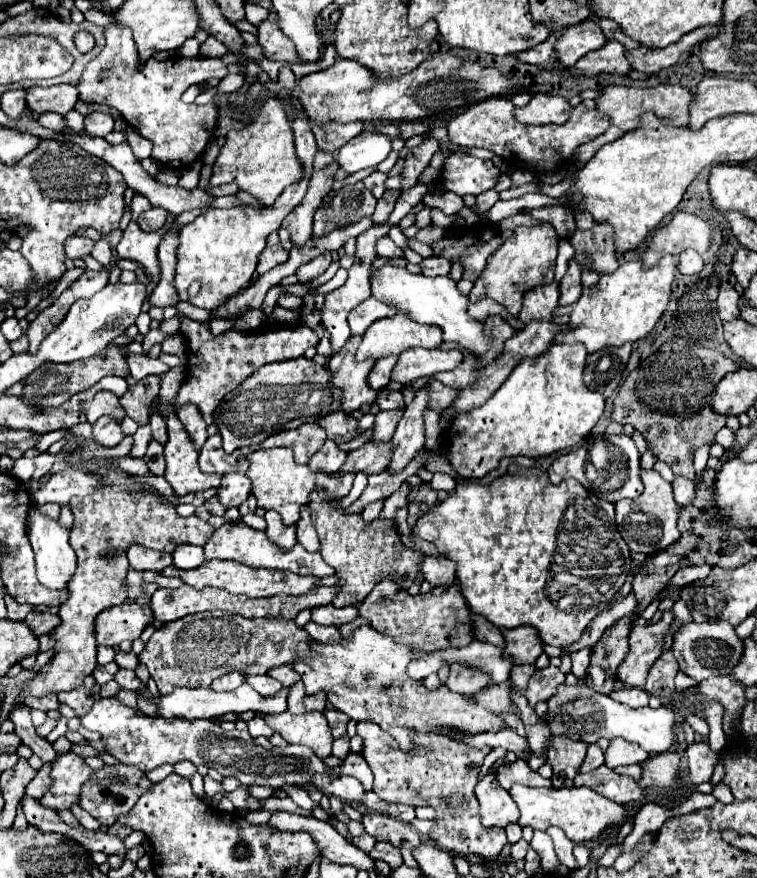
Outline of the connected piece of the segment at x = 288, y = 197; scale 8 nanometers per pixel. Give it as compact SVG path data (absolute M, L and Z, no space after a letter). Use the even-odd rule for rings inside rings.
M292 103L292 113L294 113L294 121L292 121L294 143L296 143L296 153L304 165L304 179L294 187L288 187L280 195L280 199L270 207L254 209L250 205L238 205L232 209L208 209L200 213L192 223L184 225L180 231L180 245L176 255L178 263L176 263L176 279L174 279L180 301L188 301L196 307L214 311L228 297L244 289L250 283L252 273L256 271L258 255L266 247L268 235L280 229L282 219L302 201L312 173L316 141L310 131L310 121L300 103Z

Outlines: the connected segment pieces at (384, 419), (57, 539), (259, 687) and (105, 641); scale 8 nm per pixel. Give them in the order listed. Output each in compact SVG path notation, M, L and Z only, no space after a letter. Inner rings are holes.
M392 409L392 411L380 411L376 415L374 423L374 441L388 441L392 439L398 421L402 419L404 411L402 409Z
M30 509L30 515L26 519L26 531L30 537L32 549L36 553L36 567L38 567L40 583L44 583L48 589L64 589L76 569L76 555L68 543L70 529L64 527L58 519L52 519L40 513L38 509Z
M248 675L246 681L264 697L276 695L282 689L282 685L276 679L272 679L270 675Z
M134 601L110 607L96 617L96 641L98 645L118 647L122 641L134 641L154 621L150 605L138 607Z

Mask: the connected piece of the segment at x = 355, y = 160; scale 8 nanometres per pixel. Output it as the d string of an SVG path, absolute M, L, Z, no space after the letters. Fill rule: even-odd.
M362 131L338 151L340 167L346 173L376 167L392 151L392 139L380 131Z

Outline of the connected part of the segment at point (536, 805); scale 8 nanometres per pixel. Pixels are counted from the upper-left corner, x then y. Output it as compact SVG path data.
M514 785L510 789L510 795L520 807L520 827L530 825L532 829L546 831L548 827L556 825L560 827L568 839L574 843L582 843L586 839L596 839L606 827L610 825L622 825L626 819L626 807L618 805L592 789L586 787L566 787L566 789L554 789L554 787L526 787L526 785Z

